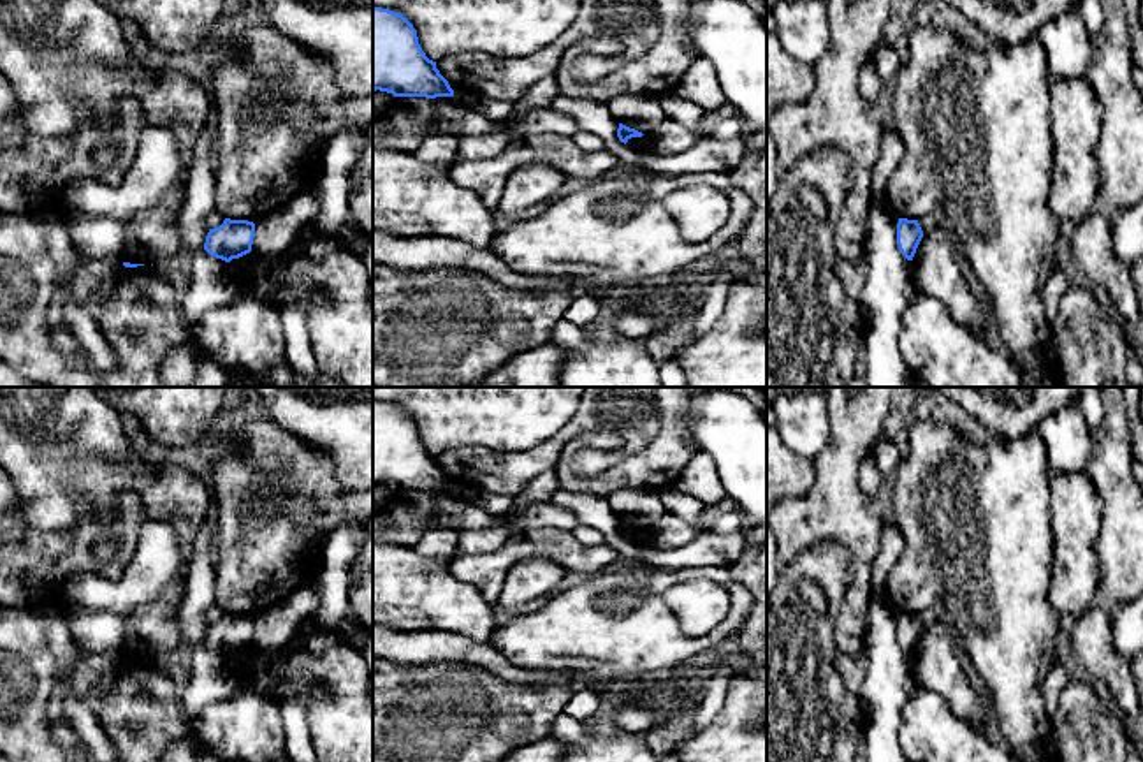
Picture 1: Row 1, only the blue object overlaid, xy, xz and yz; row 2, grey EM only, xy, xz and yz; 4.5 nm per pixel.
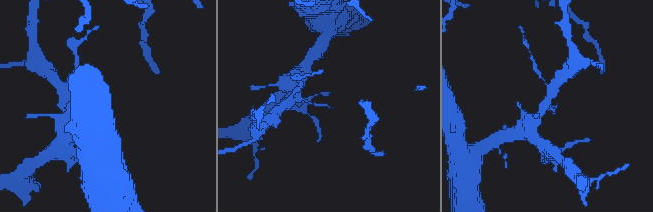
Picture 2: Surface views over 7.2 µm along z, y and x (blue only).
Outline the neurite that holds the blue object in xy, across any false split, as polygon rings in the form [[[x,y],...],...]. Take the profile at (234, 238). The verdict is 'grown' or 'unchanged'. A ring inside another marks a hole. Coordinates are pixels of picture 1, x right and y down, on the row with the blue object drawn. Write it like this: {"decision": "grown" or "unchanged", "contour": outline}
{"decision": "unchanged", "contour": [[[225,218],[220,227],[209,229],[204,250],[216,259],[230,262],[251,252],[255,223]]]}

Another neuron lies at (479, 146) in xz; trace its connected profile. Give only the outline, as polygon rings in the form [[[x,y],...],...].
[[[499,127],[489,134],[475,134],[459,137],[459,150],[455,162],[459,160],[485,160],[499,155],[512,137],[512,127]]]

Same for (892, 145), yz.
[[[899,130],[883,132],[879,157],[872,169],[872,202],[888,202],[886,199],[886,181],[892,172],[899,167],[904,157],[904,139]]]

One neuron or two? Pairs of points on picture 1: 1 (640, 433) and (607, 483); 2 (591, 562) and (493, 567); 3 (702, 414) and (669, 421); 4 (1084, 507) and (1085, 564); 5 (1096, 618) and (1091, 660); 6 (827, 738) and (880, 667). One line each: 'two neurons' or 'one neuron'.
1: two neurons
2: one neuron
3: two neurons
4: one neuron
5: one neuron
6: two neurons

